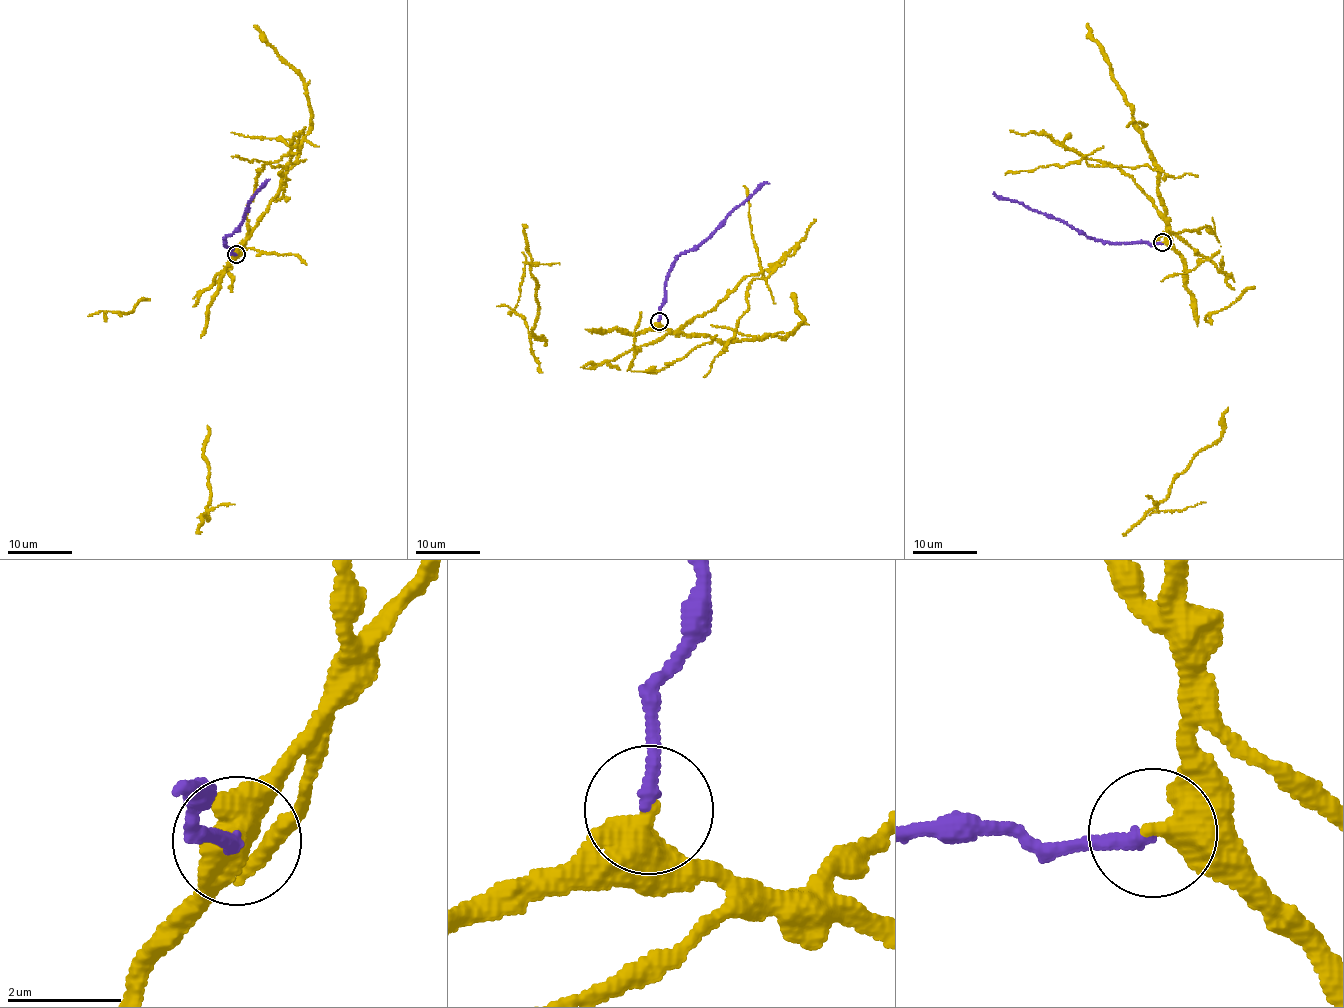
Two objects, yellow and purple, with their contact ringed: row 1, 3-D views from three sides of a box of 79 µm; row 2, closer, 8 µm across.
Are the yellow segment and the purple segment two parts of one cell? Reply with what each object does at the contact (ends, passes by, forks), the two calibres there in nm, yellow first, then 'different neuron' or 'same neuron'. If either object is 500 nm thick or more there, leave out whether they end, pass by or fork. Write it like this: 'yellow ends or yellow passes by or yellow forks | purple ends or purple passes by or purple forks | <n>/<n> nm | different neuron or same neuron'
550/240 nm | different neuron

